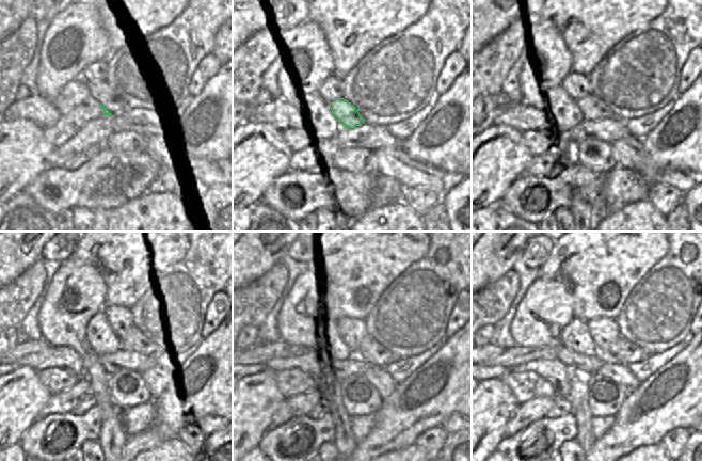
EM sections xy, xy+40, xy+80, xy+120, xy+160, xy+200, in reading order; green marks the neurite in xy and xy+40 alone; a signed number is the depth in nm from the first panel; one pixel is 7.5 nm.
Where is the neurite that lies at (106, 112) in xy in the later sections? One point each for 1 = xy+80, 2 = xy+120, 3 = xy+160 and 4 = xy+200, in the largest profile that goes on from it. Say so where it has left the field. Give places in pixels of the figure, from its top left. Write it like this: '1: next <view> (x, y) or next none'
1: next xy+80 (592, 108)
2: next xy+120 (133, 342)
3: next xy+160 (375, 353)
4: next xy+200 (622, 351)

